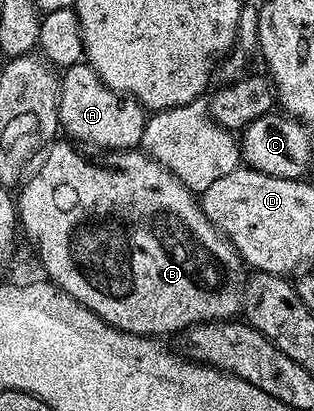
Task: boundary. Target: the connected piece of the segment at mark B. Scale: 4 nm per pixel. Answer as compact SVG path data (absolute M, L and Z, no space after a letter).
M55 140L37 162L38 170L36 165L33 172L25 178L20 189L22 194L17 194L16 197L16 212L21 232L23 229L27 239L38 248L38 261L42 264L43 271L47 273L43 274L53 284L59 285L65 293L72 295L72 299L88 307L88 311L100 315L100 319L104 319L121 333L135 333L138 337L166 339L162 337L168 336L169 333L181 334L183 329L191 329L192 326L202 325L205 321L229 321L237 318L241 314L238 312L242 309L242 288L246 285L247 270L244 268L242 256L235 251L232 242L207 219L196 193L146 152L126 151L121 154L122 162L119 165L97 165L73 148L77 149L69 140Z

